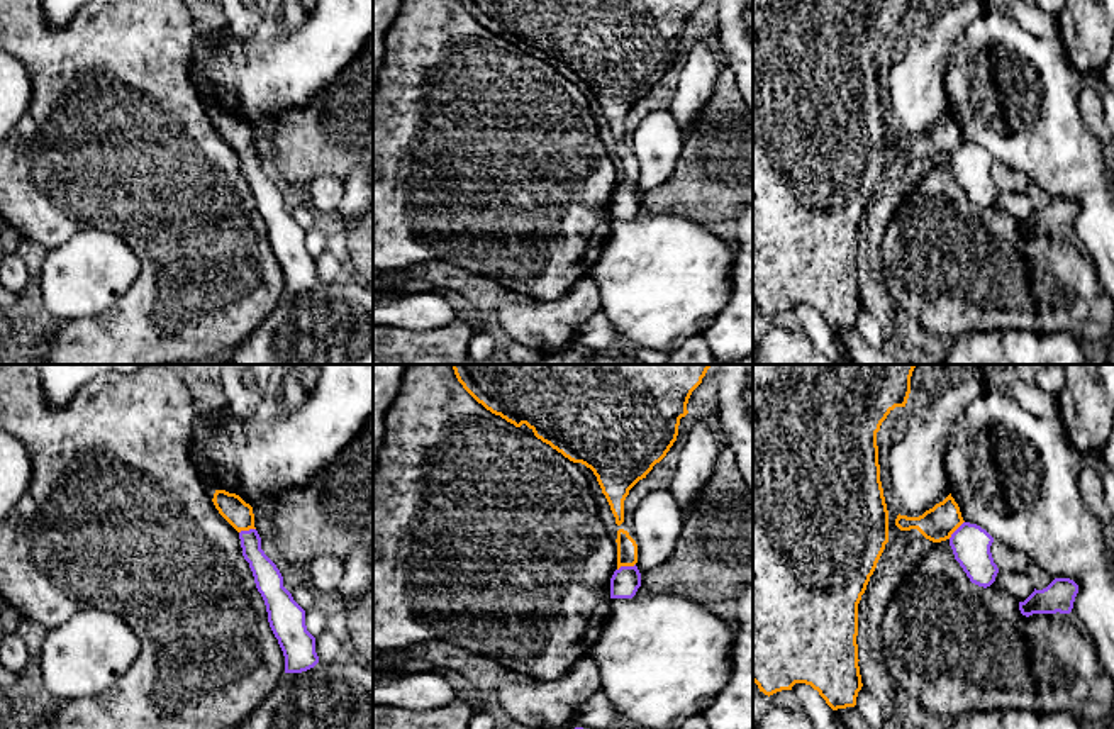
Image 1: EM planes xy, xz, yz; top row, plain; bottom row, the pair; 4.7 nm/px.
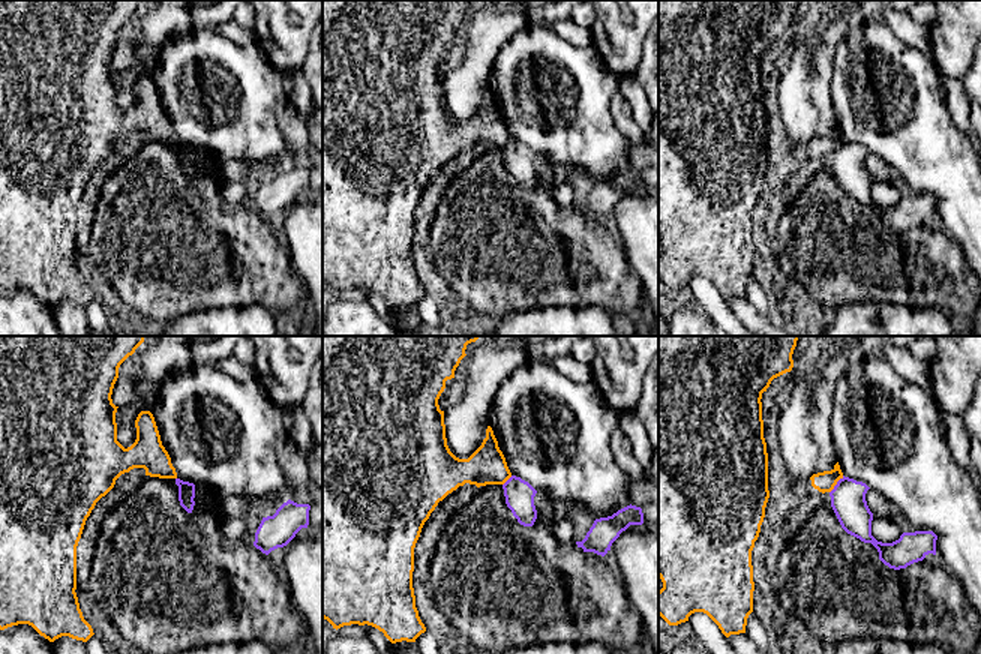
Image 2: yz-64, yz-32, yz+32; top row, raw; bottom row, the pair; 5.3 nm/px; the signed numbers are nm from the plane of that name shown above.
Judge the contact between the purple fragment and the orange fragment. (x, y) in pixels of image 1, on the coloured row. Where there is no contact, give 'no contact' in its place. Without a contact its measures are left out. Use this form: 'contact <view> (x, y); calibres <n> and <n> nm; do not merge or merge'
contact xz (626, 567); calibres 140 and 100 nm; merge

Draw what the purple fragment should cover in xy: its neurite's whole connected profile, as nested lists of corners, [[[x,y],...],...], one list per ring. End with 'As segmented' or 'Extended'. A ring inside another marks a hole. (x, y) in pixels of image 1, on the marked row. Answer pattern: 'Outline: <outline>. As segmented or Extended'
Outline: [[[215,490],[212,502],[219,514],[239,532],[242,556],[249,563],[256,588],[266,605],[270,627],[285,656],[285,673],[302,673],[314,668],[319,656],[315,637],[305,626],[305,610],[283,587],[280,570],[261,549],[253,507],[239,495],[226,490]]]. Extended

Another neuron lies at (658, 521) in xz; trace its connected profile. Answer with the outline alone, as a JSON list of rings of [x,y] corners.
[[[654,490],[643,497],[631,517],[638,541],[638,570],[644,573],[661,565],[675,549],[683,531],[683,510],[670,490]]]

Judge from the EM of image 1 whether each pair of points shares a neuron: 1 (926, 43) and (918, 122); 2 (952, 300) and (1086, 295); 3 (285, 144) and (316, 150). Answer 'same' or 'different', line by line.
1: same
2: same
3: same

